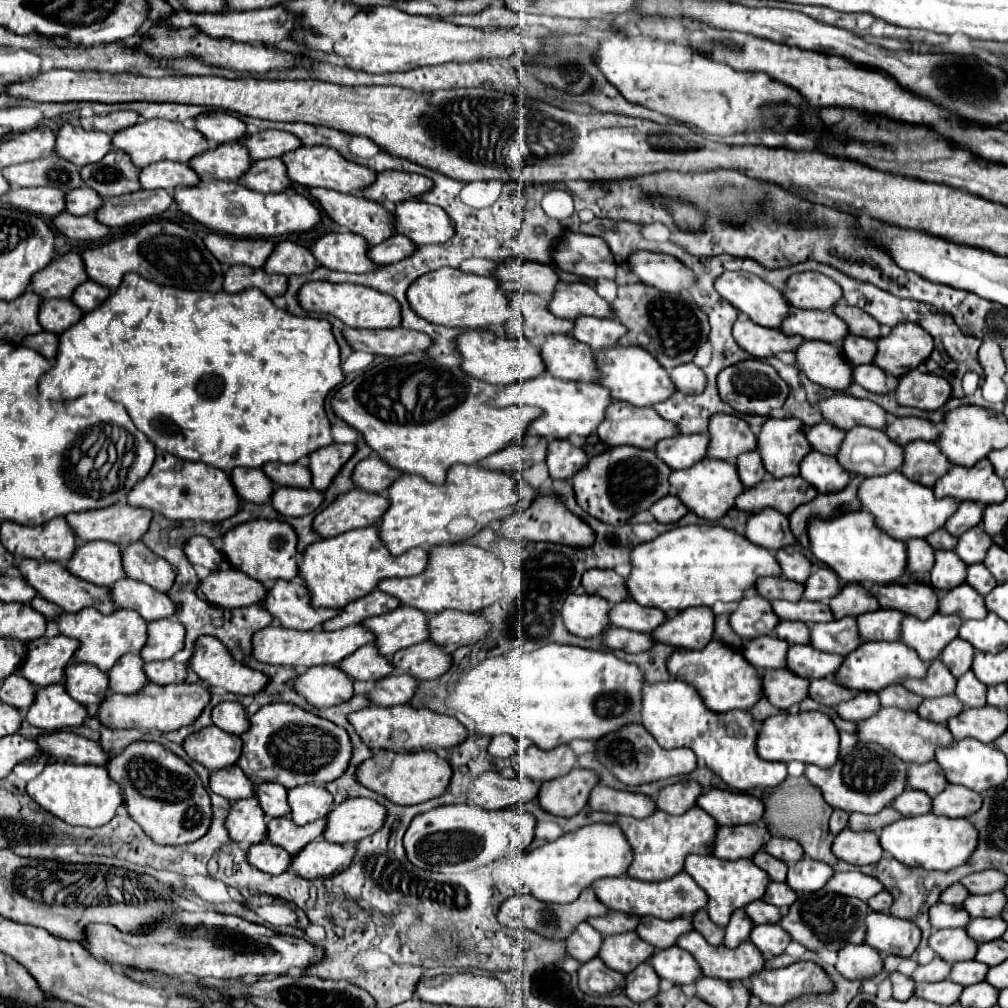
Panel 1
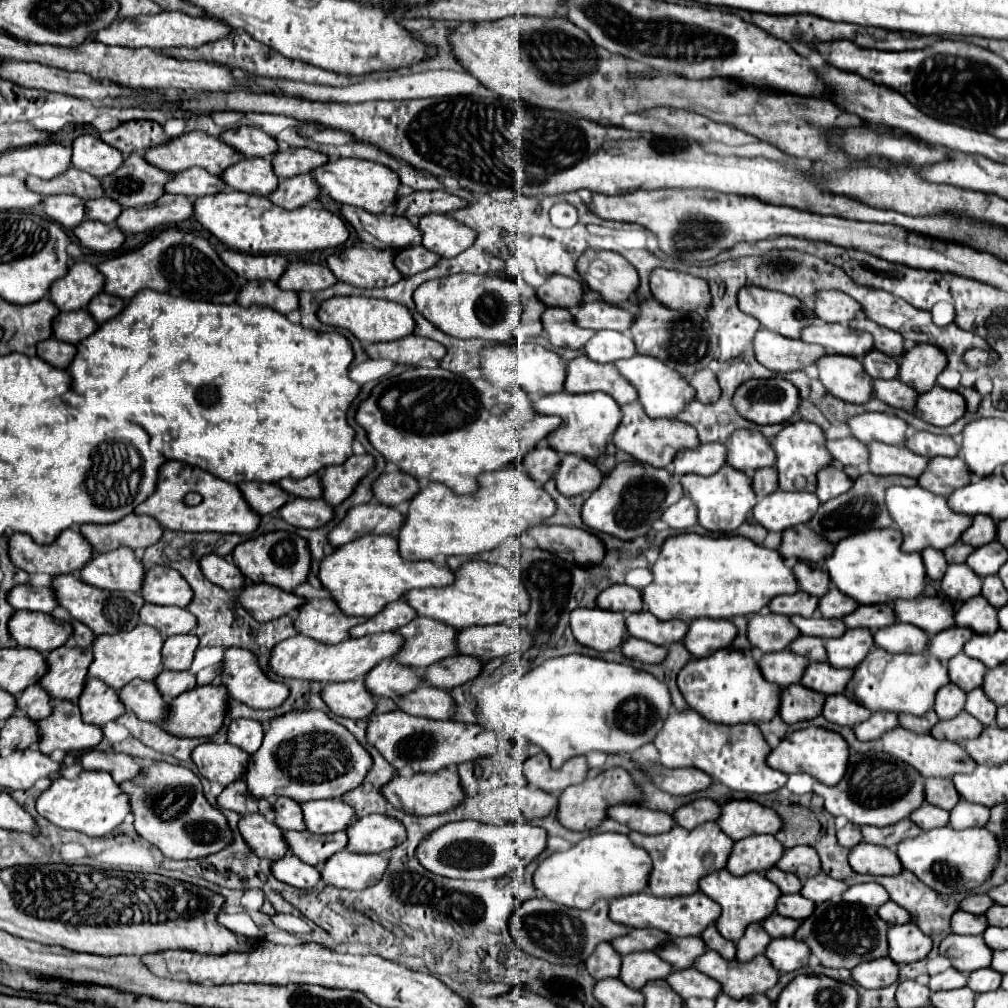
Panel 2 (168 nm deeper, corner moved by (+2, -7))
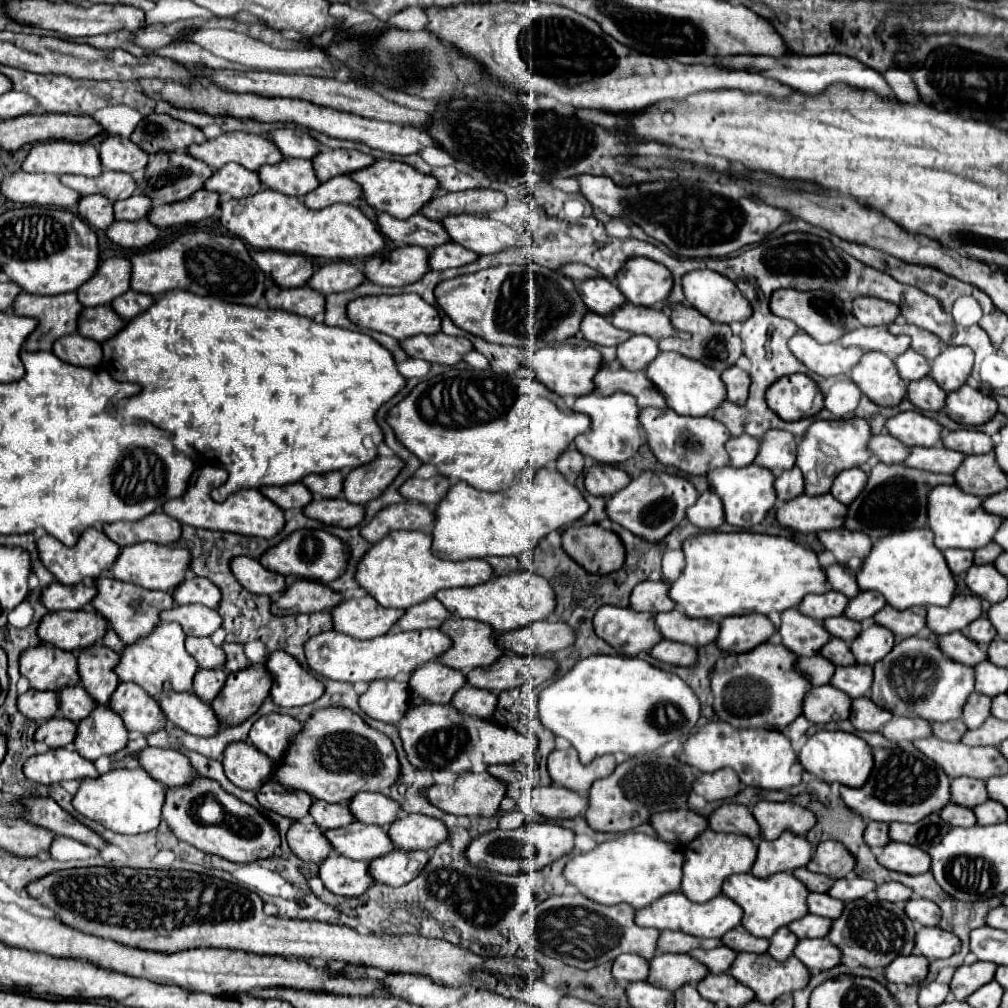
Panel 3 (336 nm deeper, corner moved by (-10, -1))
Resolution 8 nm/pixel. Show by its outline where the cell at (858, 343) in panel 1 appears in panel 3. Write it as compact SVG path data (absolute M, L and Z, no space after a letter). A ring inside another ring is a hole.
M907 349L903 355L895 357L893 363L903 381L915 381L917 377L925 377L929 371L929 361L925 357L921 357L919 353L913 353L911 349Z

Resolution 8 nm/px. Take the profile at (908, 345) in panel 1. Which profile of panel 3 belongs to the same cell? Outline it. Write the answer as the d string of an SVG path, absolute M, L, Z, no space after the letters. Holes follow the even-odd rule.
M945 347L939 357L929 361L929 377L943 389L959 389L973 367L973 351L969 347Z

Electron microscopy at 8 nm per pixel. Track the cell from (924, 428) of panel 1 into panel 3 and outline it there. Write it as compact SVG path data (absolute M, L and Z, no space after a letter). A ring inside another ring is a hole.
M959 429L949 431L943 435L943 445L947 449L965 453L965 455L977 455L977 453L989 453L993 451L993 441L989 435L973 429Z

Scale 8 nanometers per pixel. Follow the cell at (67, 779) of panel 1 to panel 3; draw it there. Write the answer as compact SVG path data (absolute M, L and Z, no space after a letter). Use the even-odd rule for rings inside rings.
M111 769L95 779L83 779L73 795L73 807L87 819L101 823L115 833L145 833L159 825L165 785L151 779L143 769Z

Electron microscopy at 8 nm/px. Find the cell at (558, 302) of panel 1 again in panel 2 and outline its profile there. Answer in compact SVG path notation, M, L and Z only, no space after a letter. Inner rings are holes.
M583 299L583 303L573 309L573 315L575 315L575 323L579 327L595 329L595 331L611 329L611 331L619 331L619 333L629 331L629 327L633 325L633 319L635 319L635 315L629 313L627 309L609 305L603 299L597 299L597 301Z

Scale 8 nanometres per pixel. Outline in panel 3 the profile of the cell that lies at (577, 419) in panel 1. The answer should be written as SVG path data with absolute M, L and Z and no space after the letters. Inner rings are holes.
M613 393L613 395L581 395L573 403L573 411L585 413L591 419L591 429L587 433L577 435L575 445L577 449L591 457L597 463L621 463L635 455L639 445L645 441L645 435L641 433L641 425L637 421L639 407L637 401L633 401L633 395L627 393Z

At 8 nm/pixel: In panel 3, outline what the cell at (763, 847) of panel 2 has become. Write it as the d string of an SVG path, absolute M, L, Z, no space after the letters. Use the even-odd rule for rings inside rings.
M785 831L773 841L759 841L757 859L751 867L751 873L755 877L769 877L779 871L793 871L797 867L805 867L809 857L811 845L803 837Z

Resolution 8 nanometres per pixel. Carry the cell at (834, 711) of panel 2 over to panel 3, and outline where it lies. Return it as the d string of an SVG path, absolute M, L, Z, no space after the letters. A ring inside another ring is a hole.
M859 697L851 703L849 721L859 731L879 731L881 725L885 725L885 721L889 721L891 717L893 715L889 715L889 711L877 707L869 697Z

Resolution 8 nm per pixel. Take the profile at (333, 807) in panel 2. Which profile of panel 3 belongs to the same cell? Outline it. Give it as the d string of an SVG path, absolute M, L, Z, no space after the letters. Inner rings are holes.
M357 793L353 799L345 801L345 807L349 809L349 813L353 813L355 821L383 827L393 823L397 813L401 811L399 805L383 793Z

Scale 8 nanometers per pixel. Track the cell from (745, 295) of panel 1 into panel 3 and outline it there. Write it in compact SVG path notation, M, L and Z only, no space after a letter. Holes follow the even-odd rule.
M777 289L769 299L769 309L777 317L793 321L799 329L803 329L807 335L811 335L819 343L835 343L841 339L843 333L847 333L849 329L855 329L859 325L857 319L853 317L853 313L849 311L849 307L841 299L827 295L821 289L817 289L817 291Z

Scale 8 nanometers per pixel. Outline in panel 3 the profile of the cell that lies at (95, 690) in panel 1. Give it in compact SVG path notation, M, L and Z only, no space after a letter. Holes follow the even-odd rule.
M121 681L117 685L109 699L109 709L123 719L127 731L147 735L165 727L165 717L161 717L157 701L133 683Z

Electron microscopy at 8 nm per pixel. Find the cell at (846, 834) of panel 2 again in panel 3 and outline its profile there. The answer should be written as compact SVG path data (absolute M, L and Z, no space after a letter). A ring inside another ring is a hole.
M869 821L865 831L863 831L863 839L865 843L873 849L873 851L879 851L887 841L887 823L877 823L877 821Z

